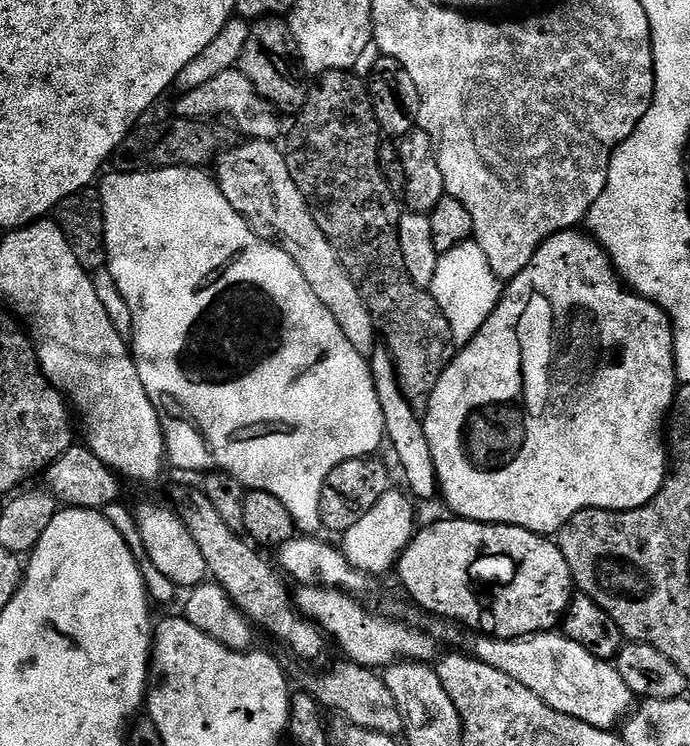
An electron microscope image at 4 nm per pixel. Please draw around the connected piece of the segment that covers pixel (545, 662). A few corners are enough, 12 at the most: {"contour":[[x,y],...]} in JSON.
{"contour":[[559,631],[479,639],[475,659],[612,730],[632,691]]}

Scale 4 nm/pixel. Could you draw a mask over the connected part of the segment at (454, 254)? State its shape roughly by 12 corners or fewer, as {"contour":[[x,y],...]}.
{"contour":[[469,242],[441,255],[430,291],[452,343],[479,334],[502,282]]}

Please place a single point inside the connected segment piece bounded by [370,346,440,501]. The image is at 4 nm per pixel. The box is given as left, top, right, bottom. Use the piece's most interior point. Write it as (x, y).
(403, 427)

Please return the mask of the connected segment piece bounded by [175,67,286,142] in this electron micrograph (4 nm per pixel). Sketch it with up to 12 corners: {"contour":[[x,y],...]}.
{"contour":[[239,67],[179,97],[177,117],[229,116],[241,137],[279,141],[286,124]]}

